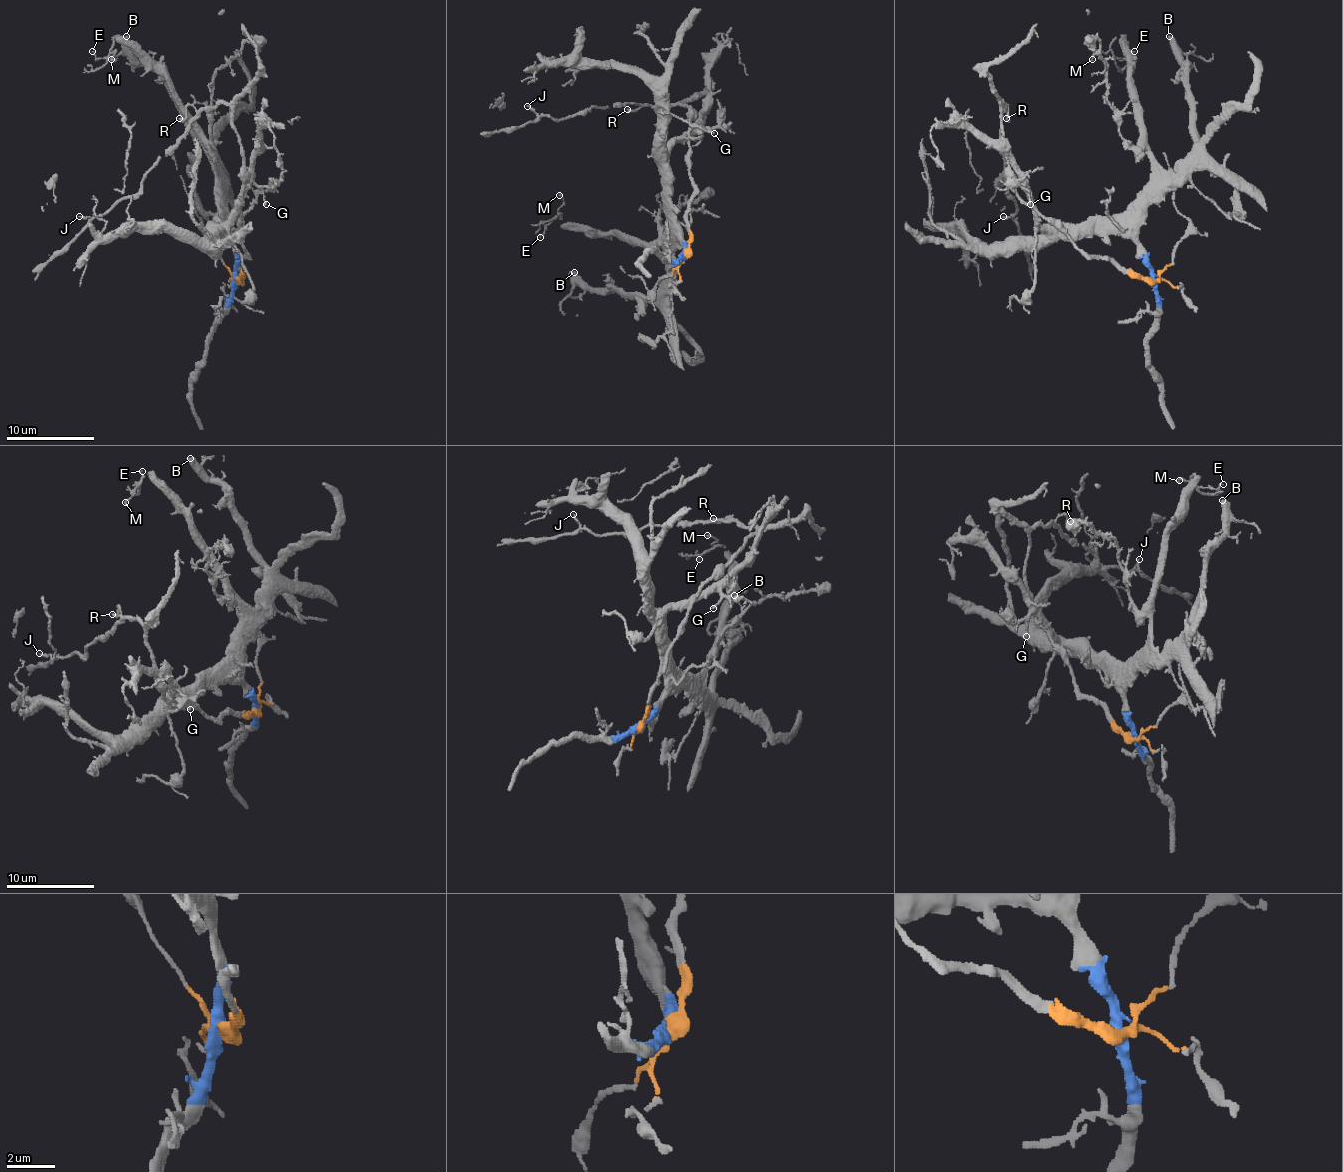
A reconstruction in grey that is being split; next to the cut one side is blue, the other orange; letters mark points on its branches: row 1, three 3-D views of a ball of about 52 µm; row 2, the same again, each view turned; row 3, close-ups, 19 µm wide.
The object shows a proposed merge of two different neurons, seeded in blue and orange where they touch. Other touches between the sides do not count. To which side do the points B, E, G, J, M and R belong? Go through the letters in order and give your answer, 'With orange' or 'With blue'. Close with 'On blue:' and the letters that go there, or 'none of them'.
B: With blue
E: With blue
G: With blue
J: With orange
M: With blue
R: With orange
On blue: B, E, G, M

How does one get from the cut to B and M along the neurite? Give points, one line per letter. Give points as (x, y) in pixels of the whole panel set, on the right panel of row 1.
B: (1153, 282), (1148, 253), (1137, 238), (1137, 216), (1177, 172), (1197, 141), (1188, 66), (1177, 55), (1168, 35)
M: (1153, 282), (1148, 253), (1137, 238), (1137, 216), (1153, 174), (1128, 46), (1115, 38), (1091, 60)

